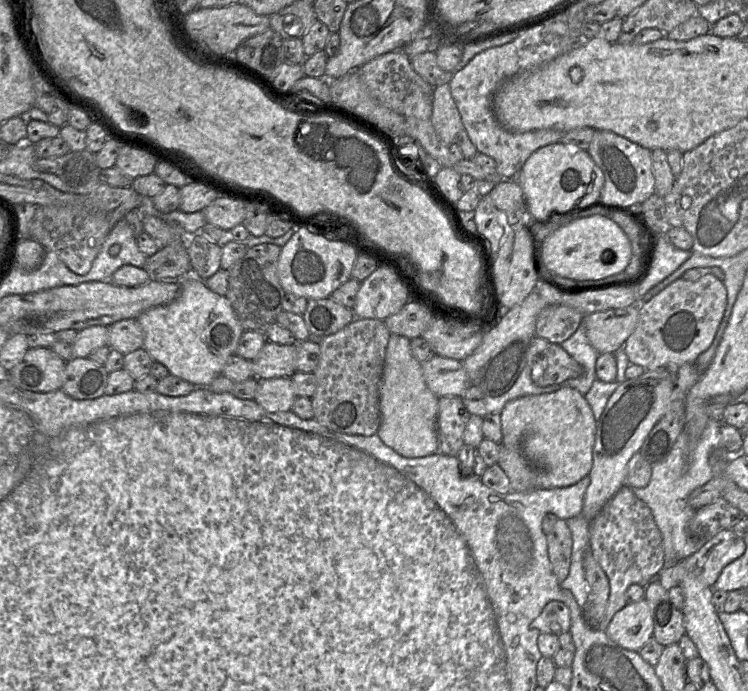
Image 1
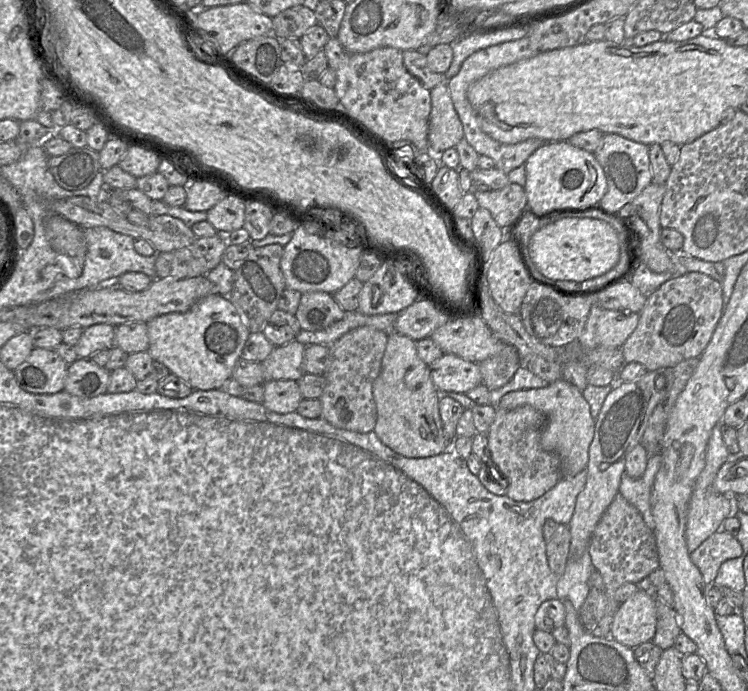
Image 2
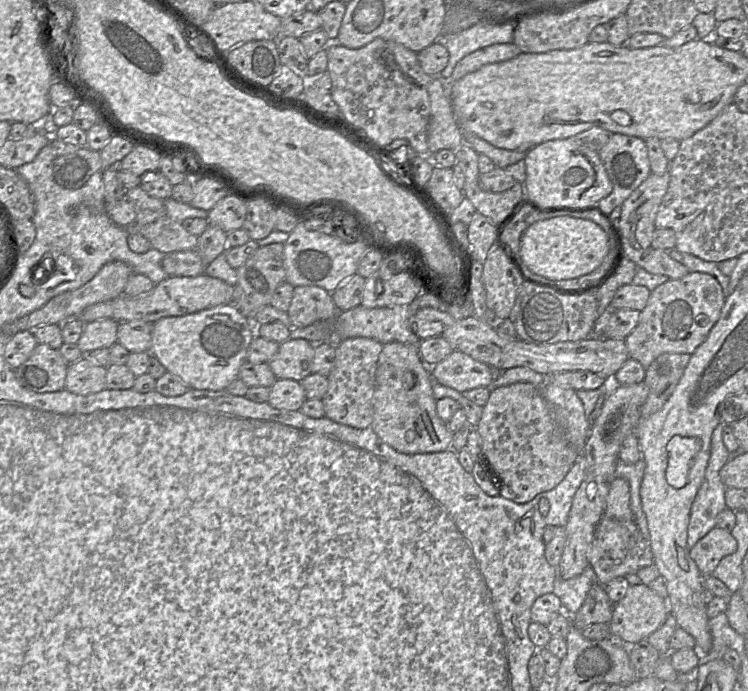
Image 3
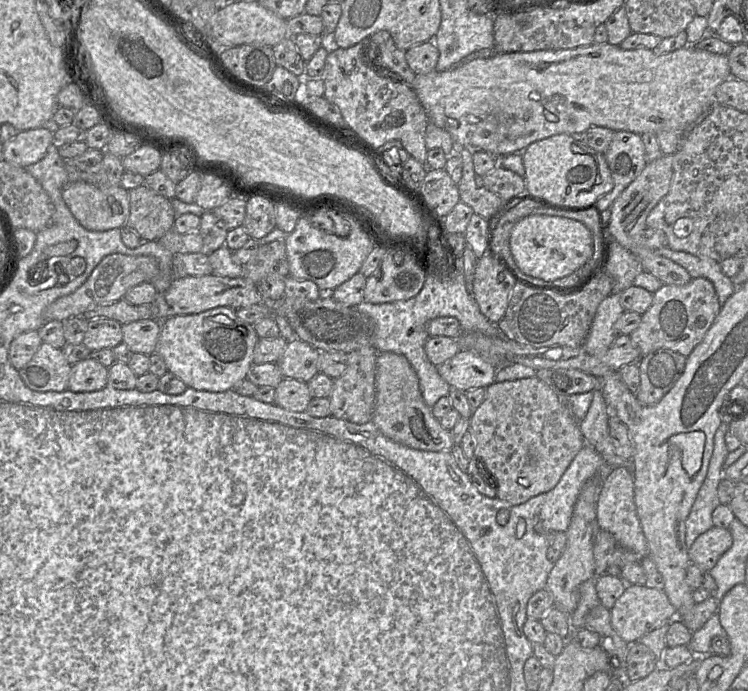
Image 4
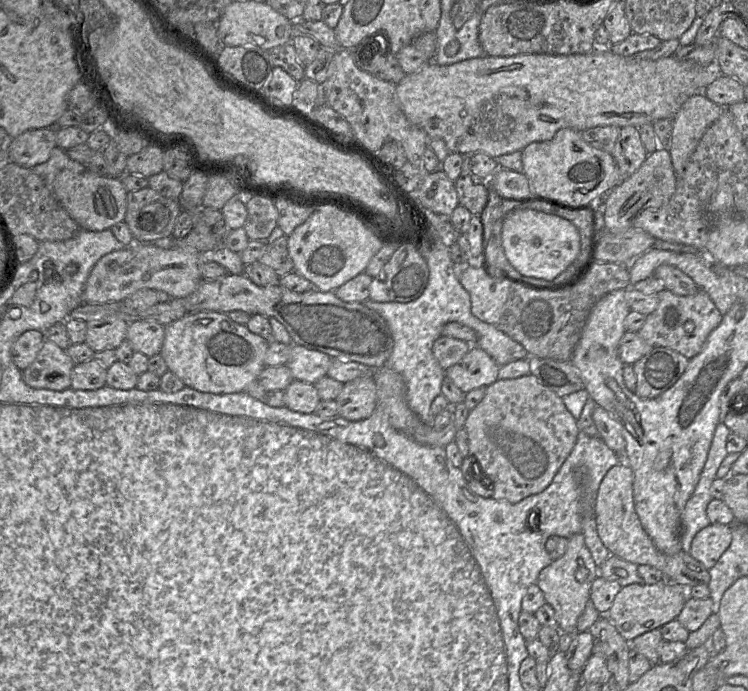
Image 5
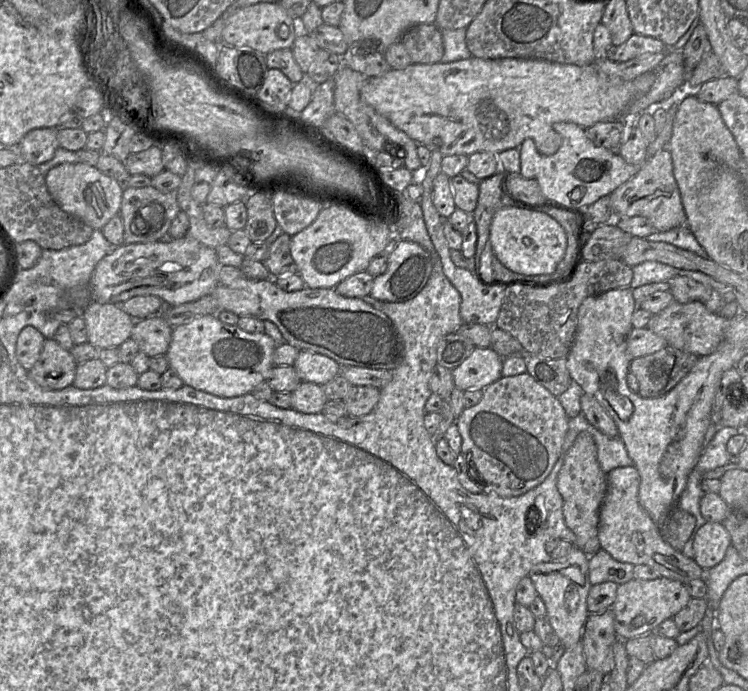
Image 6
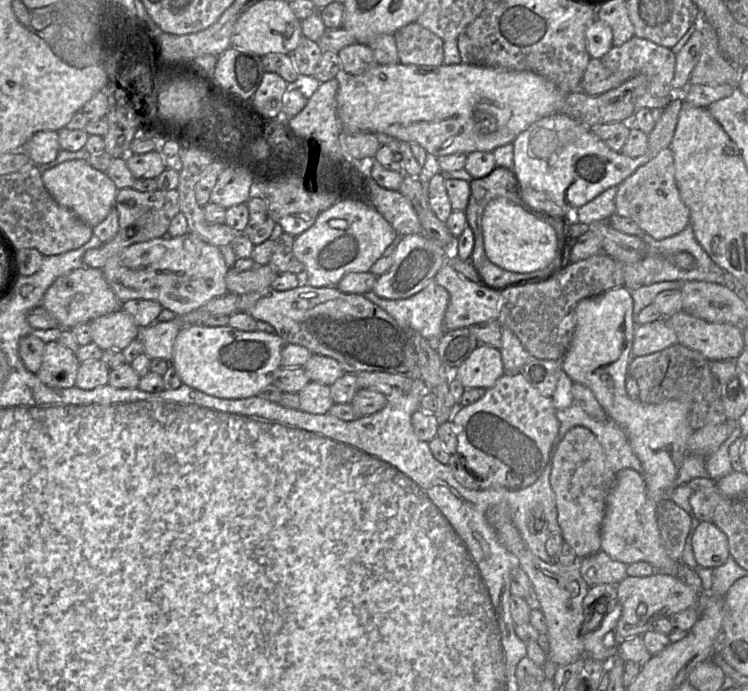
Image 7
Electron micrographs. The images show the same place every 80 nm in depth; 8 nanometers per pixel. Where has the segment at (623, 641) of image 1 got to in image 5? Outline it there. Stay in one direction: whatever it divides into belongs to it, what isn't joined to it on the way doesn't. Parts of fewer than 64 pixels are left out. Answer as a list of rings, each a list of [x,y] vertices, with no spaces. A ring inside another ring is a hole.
[[[667,580],[651,585],[634,583],[622,587],[615,596],[608,614],[601,616],[607,616],[619,634],[630,643],[636,637],[675,620],[687,598],[688,594],[685,588]]]

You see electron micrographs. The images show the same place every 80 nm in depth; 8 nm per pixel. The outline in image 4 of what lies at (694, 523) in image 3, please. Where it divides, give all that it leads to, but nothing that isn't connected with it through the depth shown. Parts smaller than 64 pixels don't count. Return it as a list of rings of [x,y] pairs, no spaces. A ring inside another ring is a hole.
[[[721,422],[716,430],[706,477],[686,519],[685,543],[688,549],[699,535],[714,526],[712,513],[720,504],[717,489],[723,478],[724,461],[729,453],[725,443],[725,434],[728,430],[726,422]]]

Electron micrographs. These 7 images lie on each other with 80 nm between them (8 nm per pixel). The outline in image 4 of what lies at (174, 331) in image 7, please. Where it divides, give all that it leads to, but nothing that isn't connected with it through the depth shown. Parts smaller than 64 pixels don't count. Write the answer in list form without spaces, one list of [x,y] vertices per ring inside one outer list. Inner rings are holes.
[[[156,319],[138,320],[122,325],[123,342],[133,353],[156,353],[161,322]]]

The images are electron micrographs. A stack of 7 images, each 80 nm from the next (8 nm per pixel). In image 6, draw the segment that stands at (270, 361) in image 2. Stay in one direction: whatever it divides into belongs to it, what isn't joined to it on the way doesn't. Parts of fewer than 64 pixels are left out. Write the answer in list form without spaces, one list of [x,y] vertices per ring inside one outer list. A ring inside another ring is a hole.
[[[300,350],[293,367],[303,382],[318,385],[331,381],[341,371],[341,366],[335,360],[307,350]]]

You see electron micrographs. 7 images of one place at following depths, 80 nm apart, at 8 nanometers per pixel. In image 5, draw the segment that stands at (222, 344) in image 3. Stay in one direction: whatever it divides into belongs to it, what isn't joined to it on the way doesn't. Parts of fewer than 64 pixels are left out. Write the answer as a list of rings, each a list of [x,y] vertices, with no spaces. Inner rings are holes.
[[[200,311],[165,326],[161,357],[168,369],[185,386],[213,394],[238,393],[245,390],[265,367],[264,357],[269,341],[252,333],[246,325],[237,324],[222,312]]]

